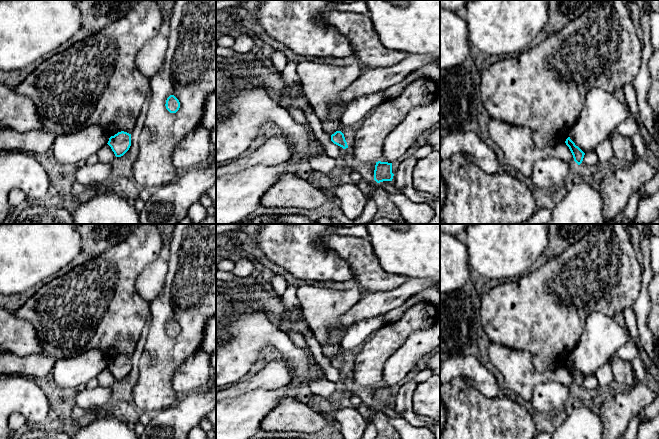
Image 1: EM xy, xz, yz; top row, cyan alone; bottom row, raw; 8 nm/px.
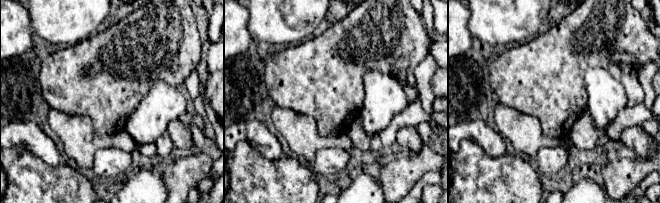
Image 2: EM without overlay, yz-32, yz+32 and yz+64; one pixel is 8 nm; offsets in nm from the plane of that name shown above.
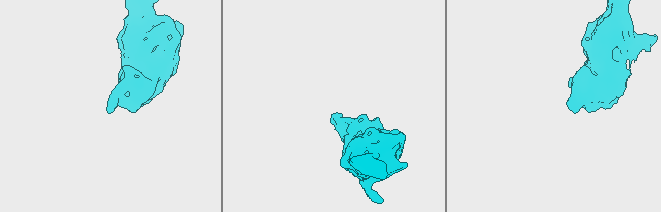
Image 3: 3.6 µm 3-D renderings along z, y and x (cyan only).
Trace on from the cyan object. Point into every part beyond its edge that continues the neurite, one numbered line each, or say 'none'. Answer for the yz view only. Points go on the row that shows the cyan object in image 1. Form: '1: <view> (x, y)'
none

